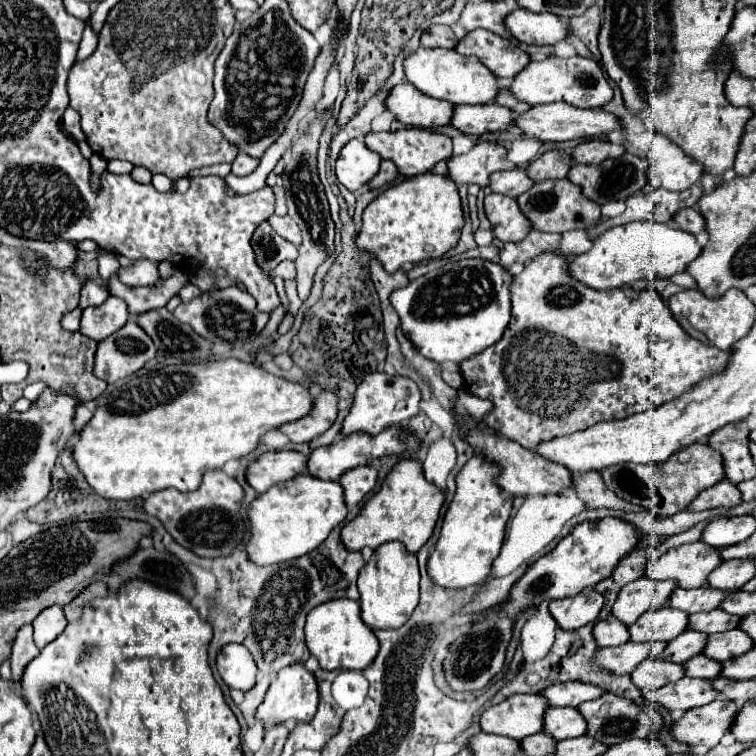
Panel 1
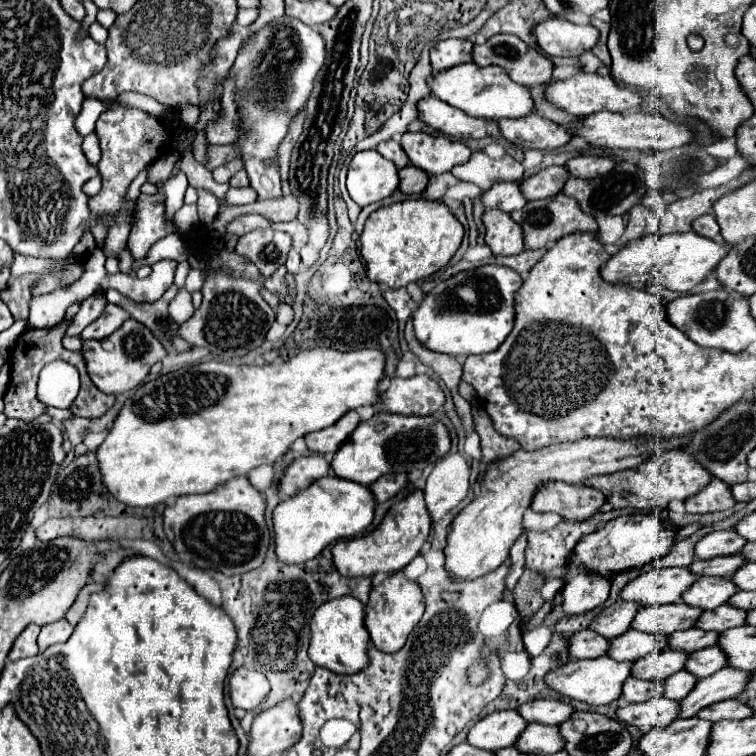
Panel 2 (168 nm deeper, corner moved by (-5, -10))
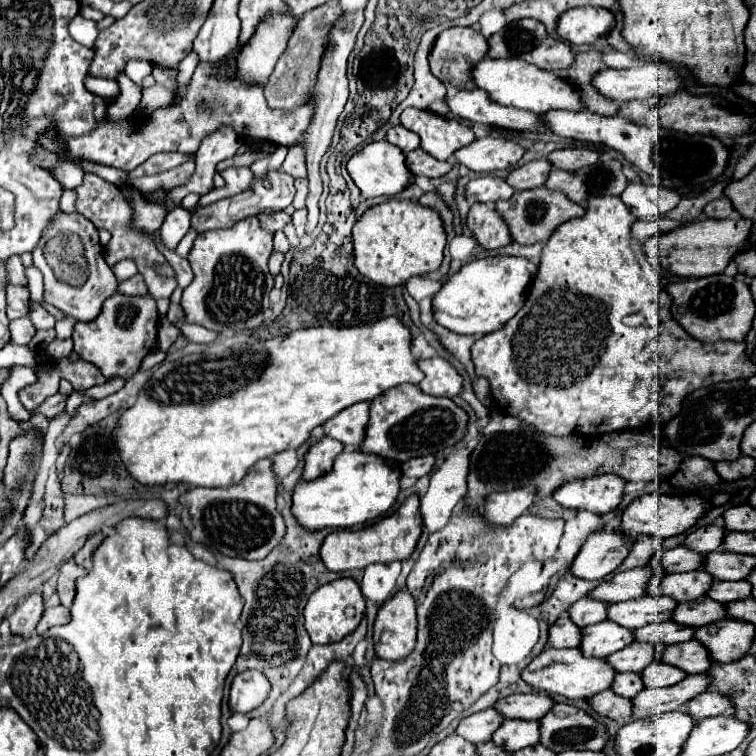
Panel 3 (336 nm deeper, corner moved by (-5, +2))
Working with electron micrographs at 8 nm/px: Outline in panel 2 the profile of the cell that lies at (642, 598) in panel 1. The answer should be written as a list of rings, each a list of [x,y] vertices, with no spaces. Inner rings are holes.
[[[618,600],[616,604],[604,608],[596,616],[596,620],[592,622],[590,628],[606,638],[616,638],[632,628],[632,620],[634,620],[638,610],[640,610],[640,604]]]

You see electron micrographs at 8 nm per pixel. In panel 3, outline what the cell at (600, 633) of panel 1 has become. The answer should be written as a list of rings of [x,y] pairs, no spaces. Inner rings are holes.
[[[560,616],[548,630],[548,646],[550,648],[576,648],[580,644],[580,628],[568,616]]]

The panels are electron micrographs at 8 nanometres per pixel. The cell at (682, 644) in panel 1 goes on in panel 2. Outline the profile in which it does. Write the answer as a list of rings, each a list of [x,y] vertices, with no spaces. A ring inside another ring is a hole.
[[[664,648],[664,652],[652,652],[652,654],[636,660],[632,666],[632,676],[662,682],[668,676],[684,670],[684,660],[688,660],[686,652]]]

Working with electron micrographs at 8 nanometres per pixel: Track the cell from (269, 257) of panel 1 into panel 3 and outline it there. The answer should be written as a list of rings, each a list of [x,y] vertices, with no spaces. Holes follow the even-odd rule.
[[[276,212],[276,214],[260,214],[258,220],[260,220],[262,228],[266,228],[268,232],[278,232],[278,230],[282,230],[292,218],[290,218],[288,212]]]

